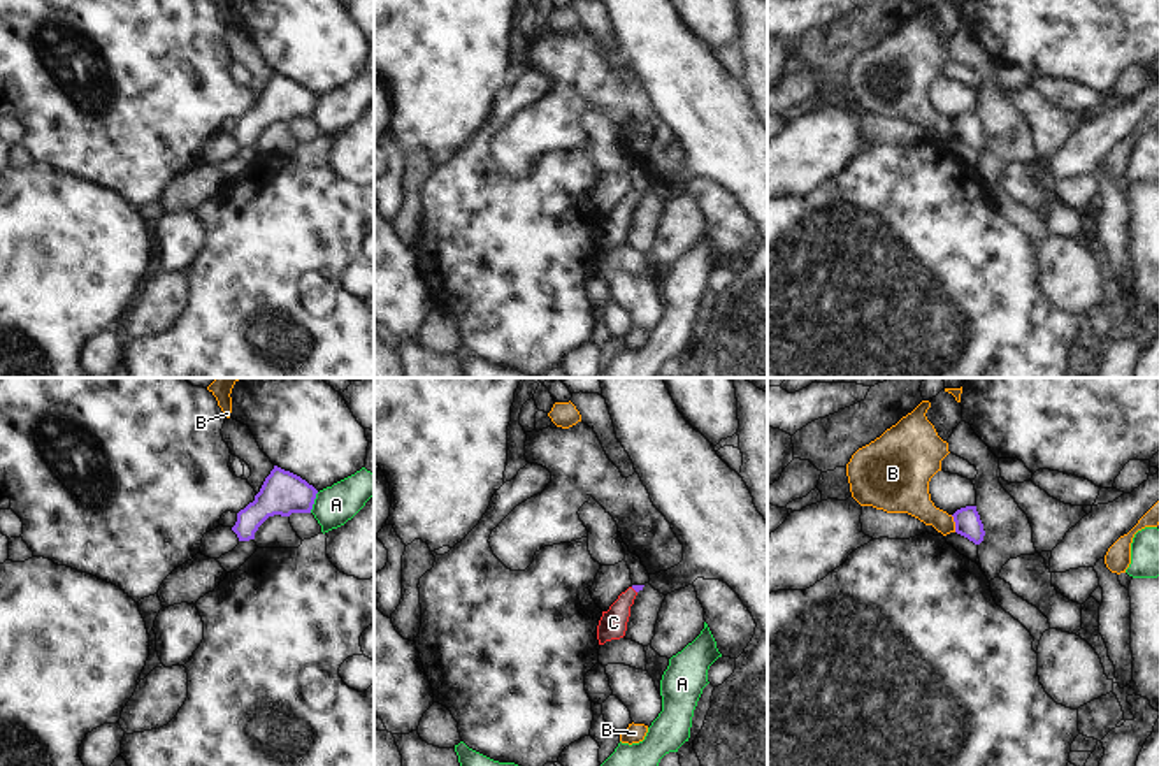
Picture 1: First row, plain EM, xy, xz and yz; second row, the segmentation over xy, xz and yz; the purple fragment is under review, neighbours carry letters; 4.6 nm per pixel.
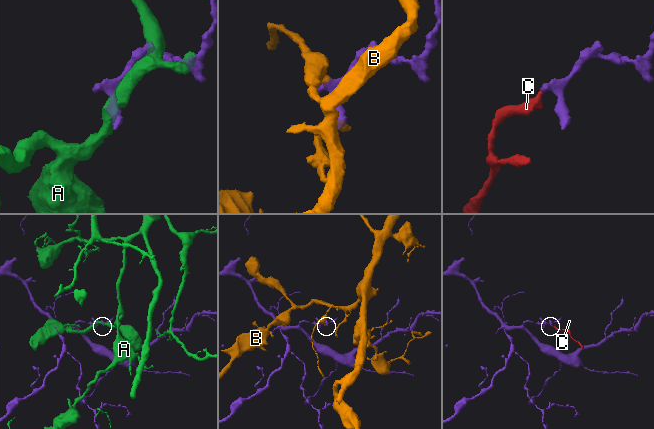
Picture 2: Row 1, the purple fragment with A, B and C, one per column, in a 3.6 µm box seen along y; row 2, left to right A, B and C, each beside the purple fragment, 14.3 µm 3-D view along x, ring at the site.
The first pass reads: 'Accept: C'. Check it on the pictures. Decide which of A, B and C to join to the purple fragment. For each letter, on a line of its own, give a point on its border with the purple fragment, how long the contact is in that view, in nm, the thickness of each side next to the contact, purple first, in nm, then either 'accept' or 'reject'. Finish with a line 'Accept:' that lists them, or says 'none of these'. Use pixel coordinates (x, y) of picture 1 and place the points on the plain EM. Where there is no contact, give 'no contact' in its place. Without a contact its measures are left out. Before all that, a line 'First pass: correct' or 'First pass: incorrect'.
First pass: correct
A: xy (313, 109) | 100 nm | 200/180 nm | reject
B: yz (956, 130) | 80 nm | 120/180 nm | reject
C: xz (634, 195) | 40 nm | 30/130 nm | accept
Accept: C

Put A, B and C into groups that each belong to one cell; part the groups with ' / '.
A / B / C

